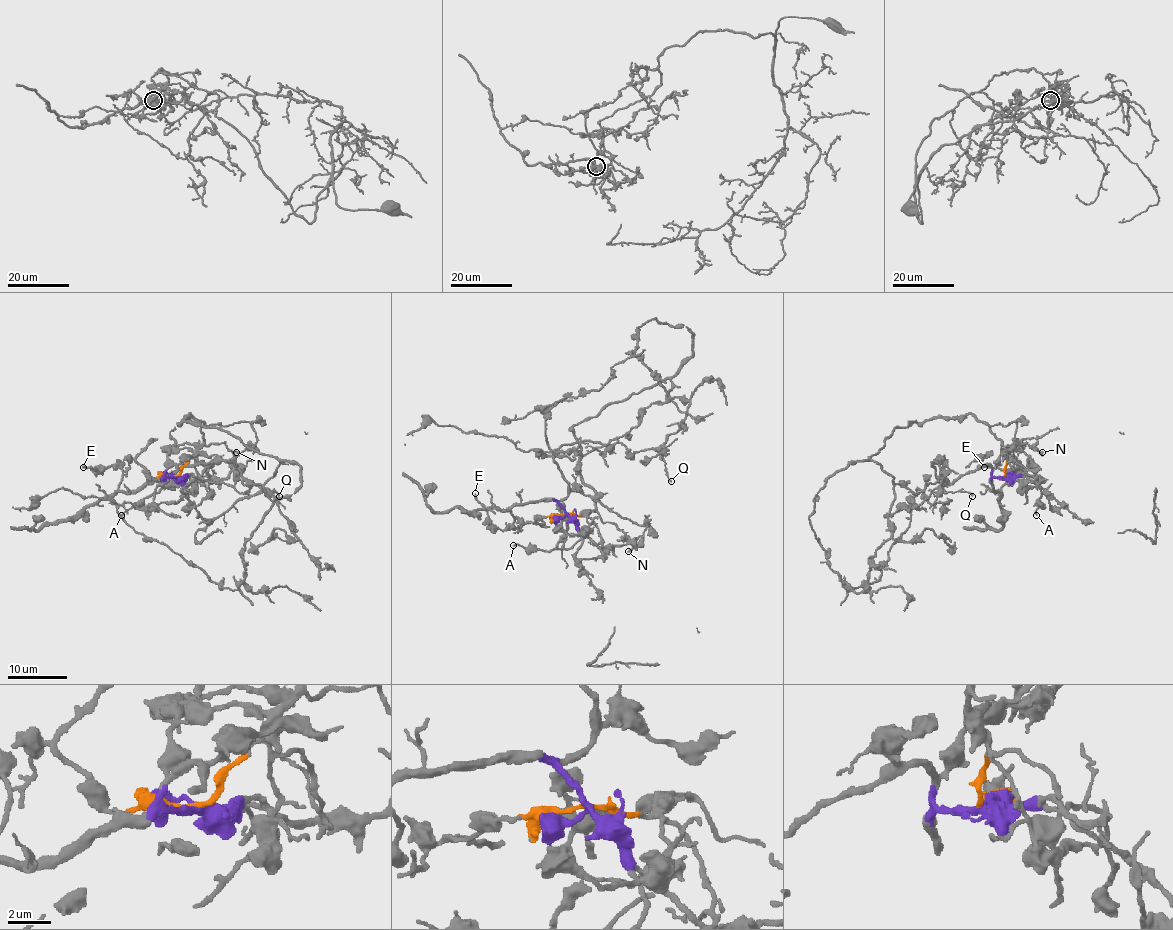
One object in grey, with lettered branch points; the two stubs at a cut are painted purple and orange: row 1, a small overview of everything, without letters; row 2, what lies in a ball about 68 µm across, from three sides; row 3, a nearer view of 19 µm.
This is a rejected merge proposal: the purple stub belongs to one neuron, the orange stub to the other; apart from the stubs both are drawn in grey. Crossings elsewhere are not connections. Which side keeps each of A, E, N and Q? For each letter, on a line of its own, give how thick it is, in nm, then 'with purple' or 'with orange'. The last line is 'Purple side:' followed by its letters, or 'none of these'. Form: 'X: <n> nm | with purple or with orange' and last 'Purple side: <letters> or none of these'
A: 140 nm | with purple
E: 240 nm | with purple
N: 240 nm | with orange
Q: 130 nm | with purple
Purple side: A, E, Q

